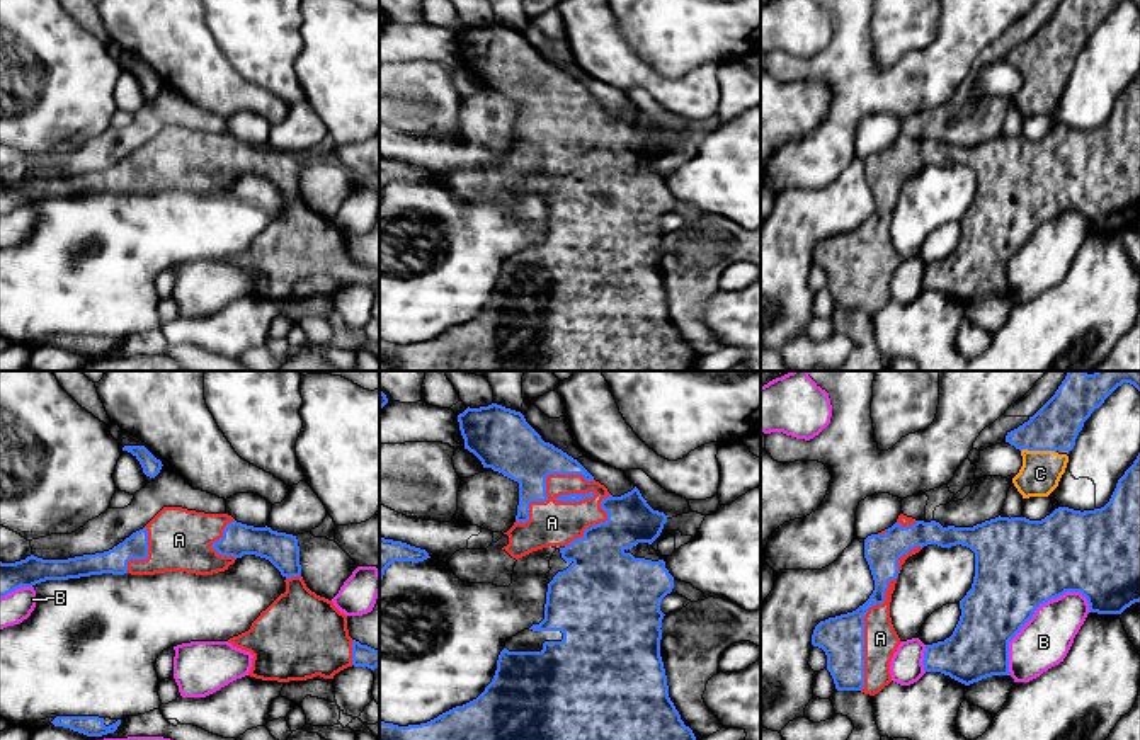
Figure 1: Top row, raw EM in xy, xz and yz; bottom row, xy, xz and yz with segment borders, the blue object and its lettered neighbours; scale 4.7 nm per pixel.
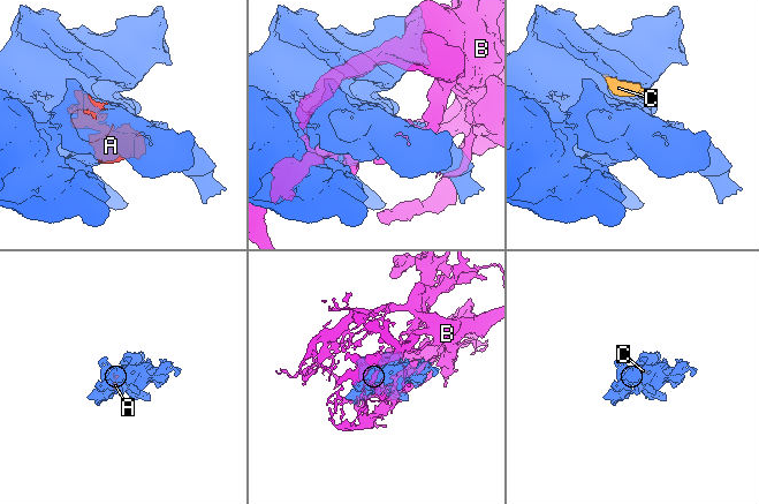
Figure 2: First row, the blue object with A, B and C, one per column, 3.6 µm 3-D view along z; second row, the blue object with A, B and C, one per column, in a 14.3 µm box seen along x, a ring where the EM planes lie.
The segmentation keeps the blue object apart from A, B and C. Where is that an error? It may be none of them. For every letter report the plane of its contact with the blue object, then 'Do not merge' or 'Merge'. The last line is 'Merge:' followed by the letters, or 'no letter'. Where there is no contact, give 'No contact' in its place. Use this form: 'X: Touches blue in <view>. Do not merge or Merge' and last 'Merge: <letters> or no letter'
A: Touches blue in yz. Merge
B: Touches blue in yz. Do not merge
C: Touches blue in yz. Merge
Merge: A, C

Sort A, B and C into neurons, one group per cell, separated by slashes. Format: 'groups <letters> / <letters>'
groups A C / B

